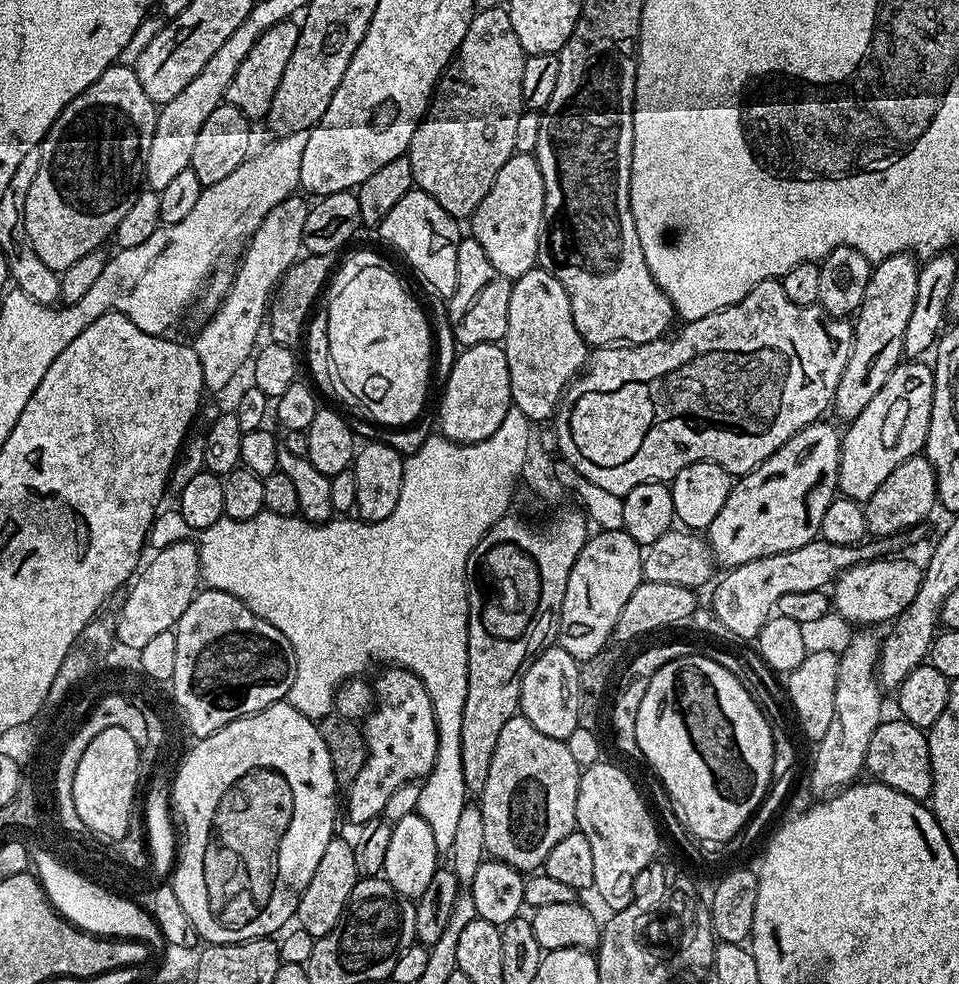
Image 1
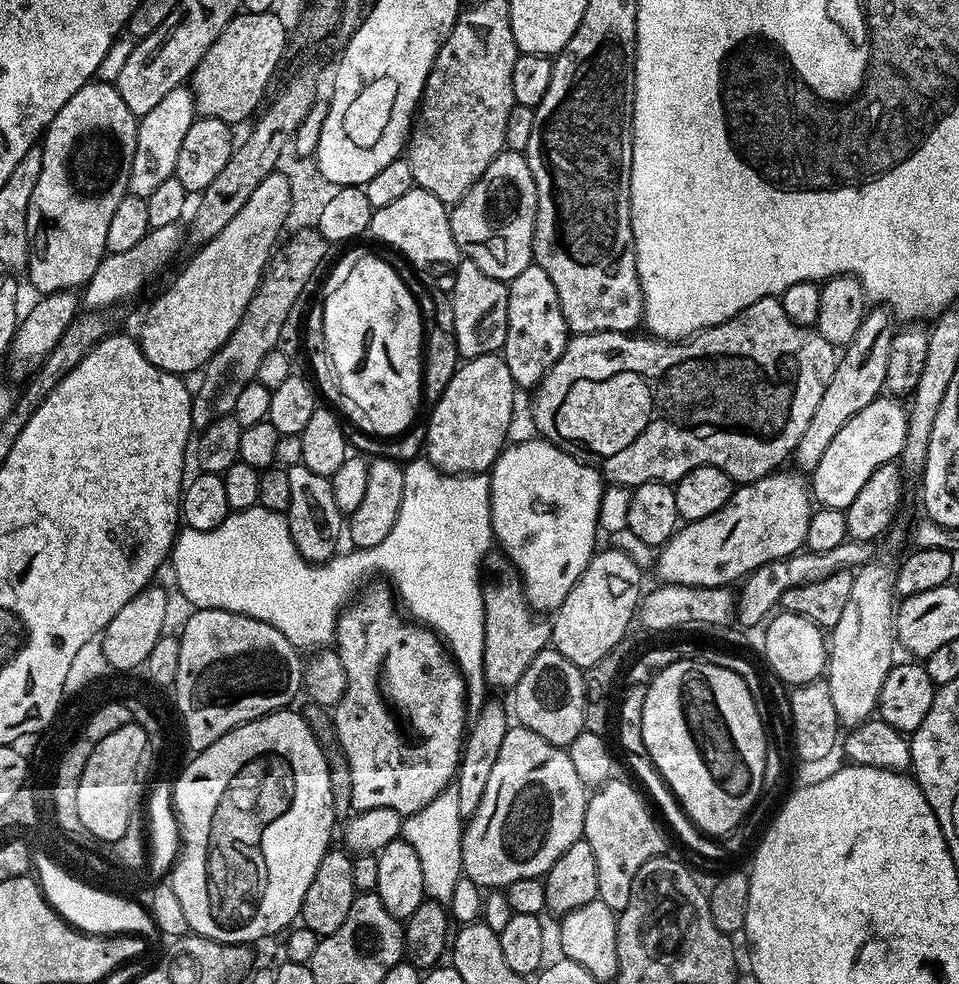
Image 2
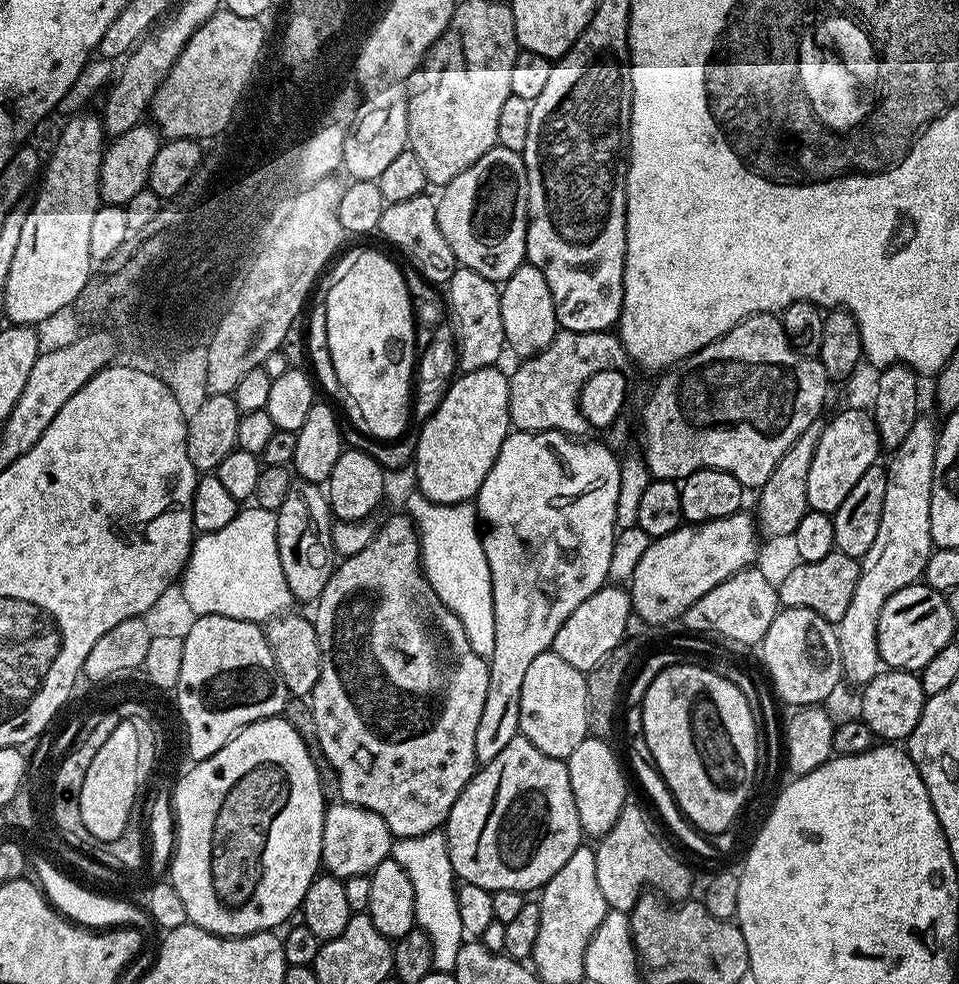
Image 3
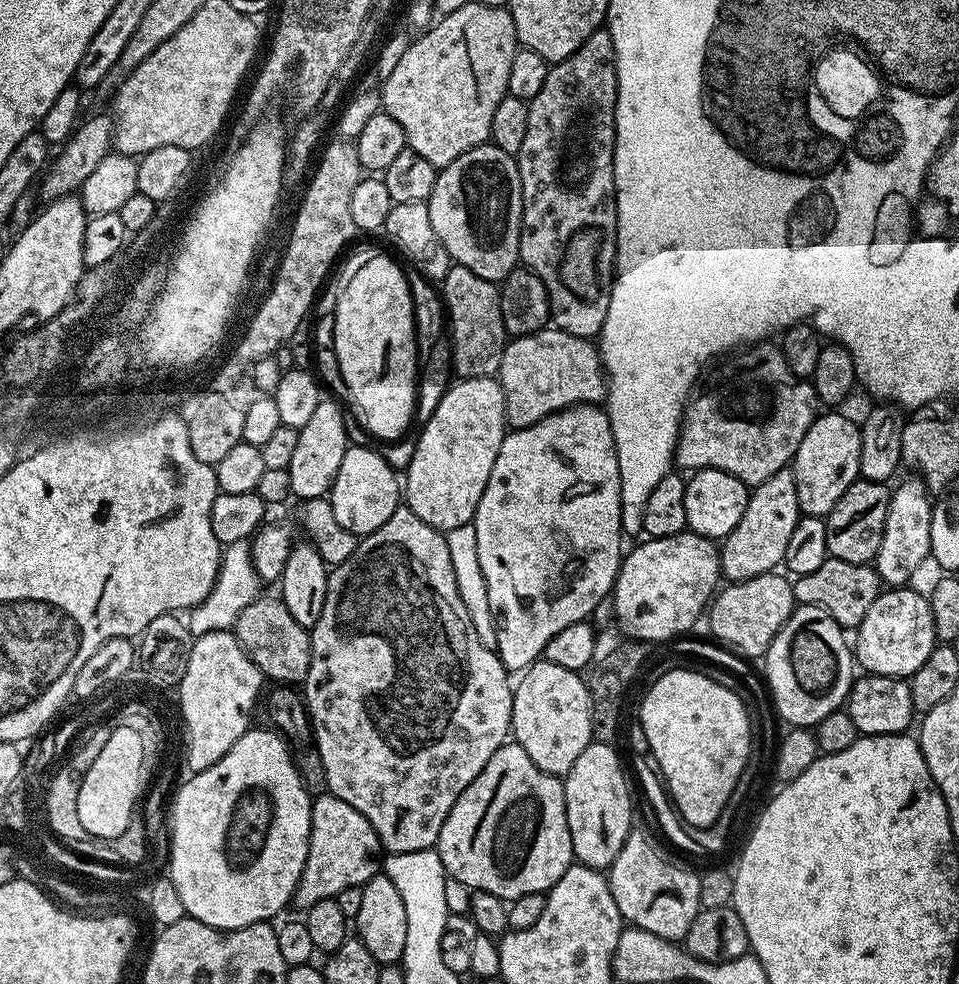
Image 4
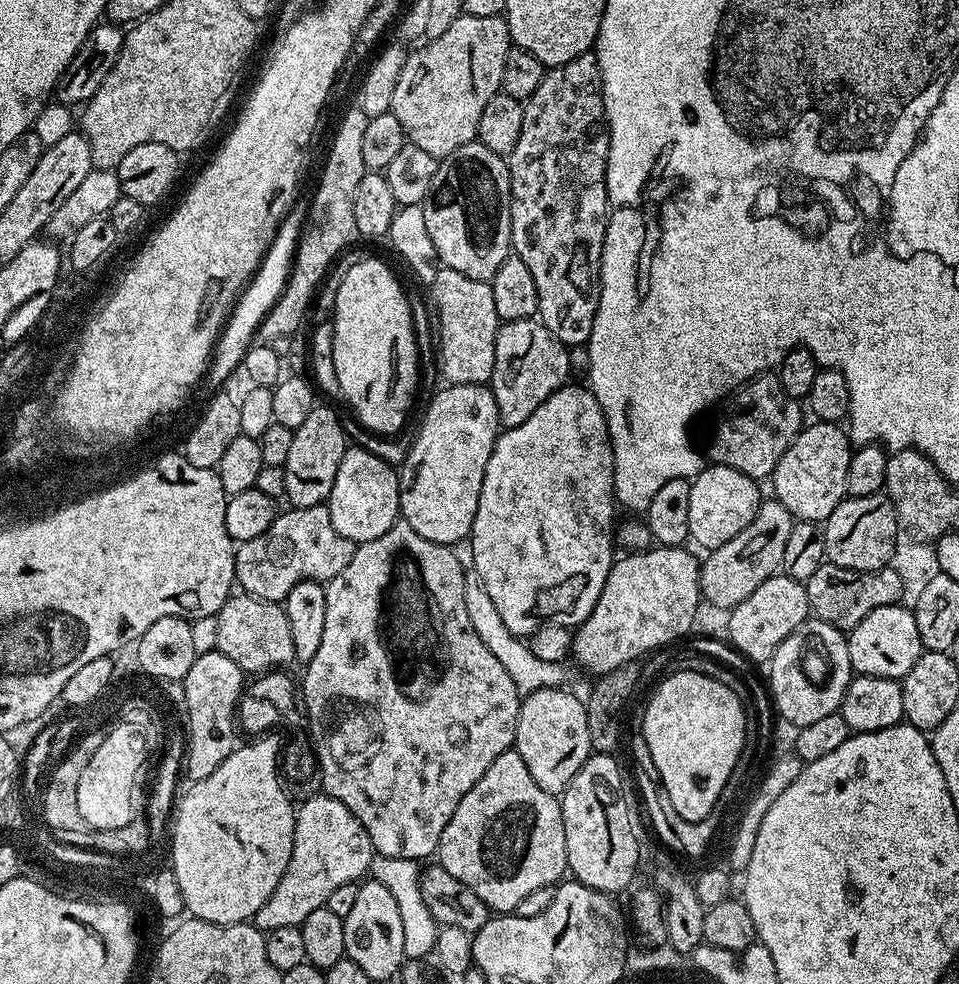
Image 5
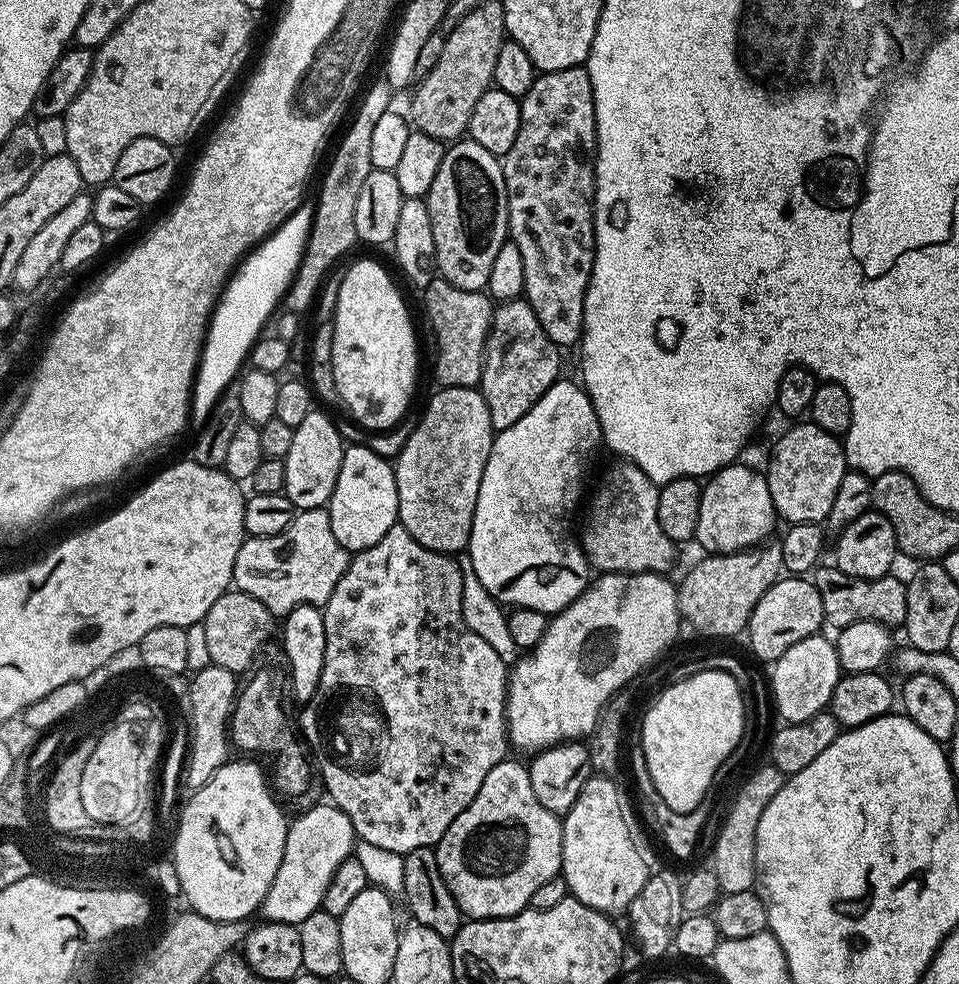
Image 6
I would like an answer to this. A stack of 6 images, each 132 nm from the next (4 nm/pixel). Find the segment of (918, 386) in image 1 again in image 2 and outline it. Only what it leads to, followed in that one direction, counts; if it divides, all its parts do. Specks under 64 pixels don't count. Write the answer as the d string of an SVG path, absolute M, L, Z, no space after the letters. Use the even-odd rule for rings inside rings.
M881 394L838 430L838 435L830 441L830 447L822 453L818 466L810 474L810 491L819 507L847 510L858 490L866 486L870 474L874 474L878 466L893 463L899 457L908 426L908 408L900 404L903 403L897 397Z

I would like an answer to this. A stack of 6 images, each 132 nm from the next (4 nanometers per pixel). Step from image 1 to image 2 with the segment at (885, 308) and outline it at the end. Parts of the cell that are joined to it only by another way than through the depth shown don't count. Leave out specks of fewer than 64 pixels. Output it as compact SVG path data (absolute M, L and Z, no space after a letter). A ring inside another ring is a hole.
M876 306L865 311L862 326L858 326L858 334L849 342L848 347L839 353L834 378L830 378L830 386L826 386L810 422L806 425L806 431L802 438L798 438L798 446L791 454L791 459L796 460L795 467L801 473L811 474L822 459L822 453L830 447L838 430L858 414L870 402L874 402L877 396L885 391L886 361L890 359L890 342L894 331L894 317L891 311Z

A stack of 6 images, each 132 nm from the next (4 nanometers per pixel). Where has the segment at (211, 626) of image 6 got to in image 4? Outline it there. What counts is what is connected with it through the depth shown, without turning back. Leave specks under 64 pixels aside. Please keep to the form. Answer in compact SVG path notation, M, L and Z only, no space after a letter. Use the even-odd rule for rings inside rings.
M257 595L236 615L234 631L238 642L244 648L244 652L256 663L258 670L272 682L279 682L284 686L299 685L306 678L310 666L310 654L312 653L312 638L309 629L298 626L294 622L290 610L286 610L284 601L279 595Z

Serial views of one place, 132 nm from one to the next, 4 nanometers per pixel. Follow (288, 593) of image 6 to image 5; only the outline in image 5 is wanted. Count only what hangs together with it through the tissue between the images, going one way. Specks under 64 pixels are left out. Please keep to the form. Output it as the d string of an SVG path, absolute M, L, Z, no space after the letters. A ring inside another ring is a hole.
M327 503L315 504L309 508L289 507L288 512L281 511L266 534L258 534L258 538L250 538L243 541L236 549L236 579L245 593L249 596L257 596L263 600L282 602L303 580L318 580L327 582L333 580L354 558L357 545L350 538L342 538L338 530L334 530L334 522L330 522L330 510Z

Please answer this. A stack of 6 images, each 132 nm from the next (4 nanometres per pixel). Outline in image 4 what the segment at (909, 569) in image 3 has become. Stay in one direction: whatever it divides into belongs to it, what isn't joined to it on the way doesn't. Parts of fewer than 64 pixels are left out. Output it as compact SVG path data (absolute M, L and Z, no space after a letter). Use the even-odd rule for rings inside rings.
M912 474L909 480L891 489L890 506L886 510L886 530L882 534L882 546L874 567L881 581L888 586L904 586L930 556L930 518L932 517L933 497L919 475Z

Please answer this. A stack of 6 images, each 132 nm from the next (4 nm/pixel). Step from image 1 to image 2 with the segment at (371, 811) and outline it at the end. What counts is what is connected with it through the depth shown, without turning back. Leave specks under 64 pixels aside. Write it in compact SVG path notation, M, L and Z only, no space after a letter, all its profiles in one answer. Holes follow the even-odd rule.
M372 582L345 607L336 623L334 651L342 658L342 670L346 670L348 685L331 715L334 730L337 734L337 742L341 744L341 750L345 752L346 761L349 762L350 766L351 781L353 783L353 813L385 808L386 810L398 810L401 818L413 816L415 812L422 810L430 802L434 802L434 798L438 798L438 794L442 794L442 790L455 781L456 772L460 766L460 754L464 751L464 739L466 737L464 677L460 675L459 668L452 661L451 656L448 655L440 637L431 628L405 618L402 612L402 617L400 617L399 611L401 612L401 609L394 599L393 589L387 583Z

